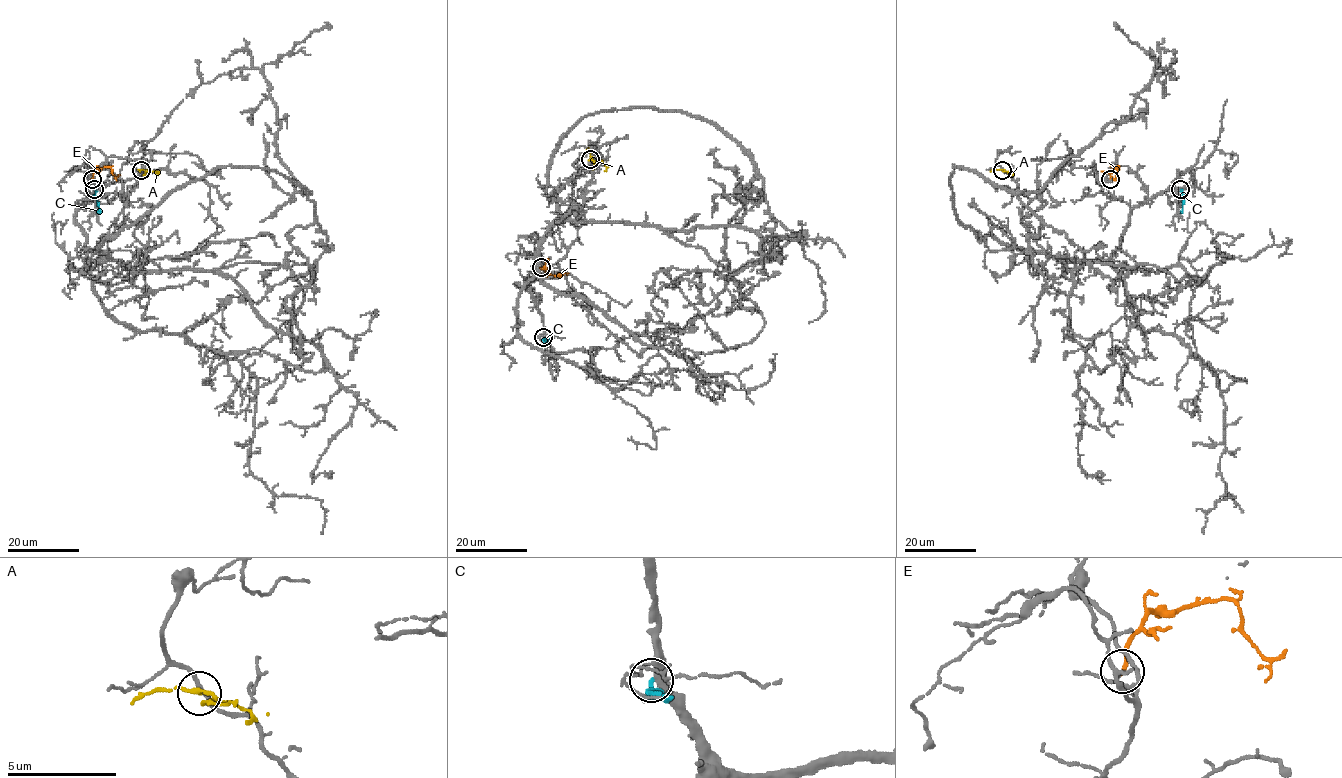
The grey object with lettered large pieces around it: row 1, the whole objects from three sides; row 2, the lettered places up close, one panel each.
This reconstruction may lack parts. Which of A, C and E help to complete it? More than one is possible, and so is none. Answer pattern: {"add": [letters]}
{"add": []}

